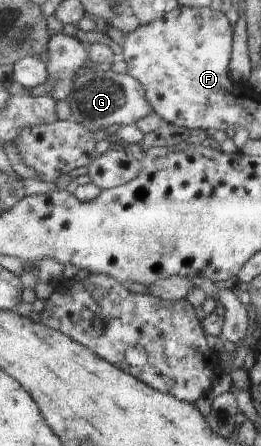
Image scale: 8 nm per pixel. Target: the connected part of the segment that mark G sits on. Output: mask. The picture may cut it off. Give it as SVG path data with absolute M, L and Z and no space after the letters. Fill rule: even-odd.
M82 67L74 77L73 91L64 100L70 109L66 121L81 123L92 132L108 126L134 125L138 120L156 113L146 98L144 85L127 72L116 73L99 68Z

